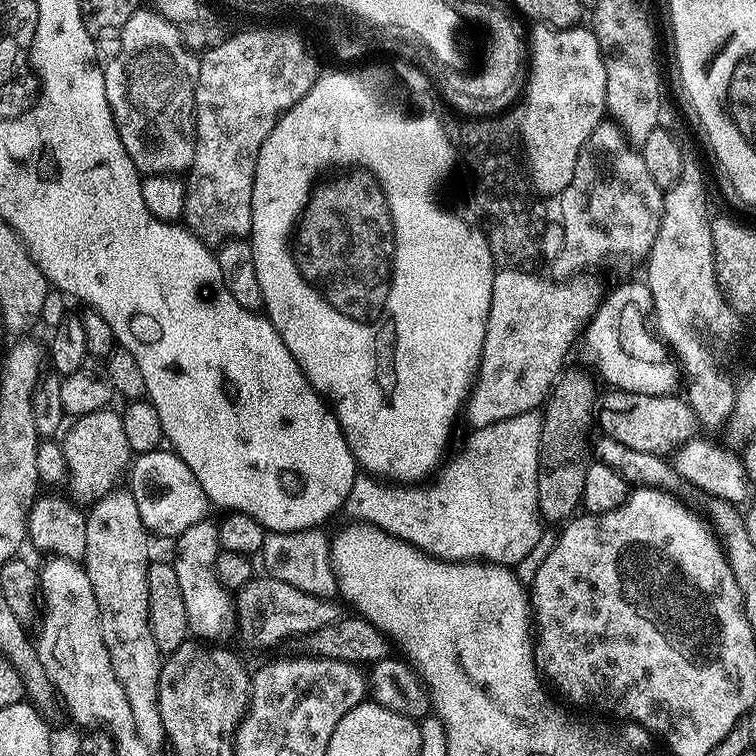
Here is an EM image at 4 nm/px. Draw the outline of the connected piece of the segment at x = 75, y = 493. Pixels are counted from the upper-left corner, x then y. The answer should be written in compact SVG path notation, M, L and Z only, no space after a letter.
M107 407L94 414L77 416L67 425L63 433L64 461L68 467L66 488L72 491L71 499L77 505L95 504L121 483L120 475L123 472L125 475L129 471L134 453L130 442L126 442L126 430L122 426L121 413L112 411L111 407Z

